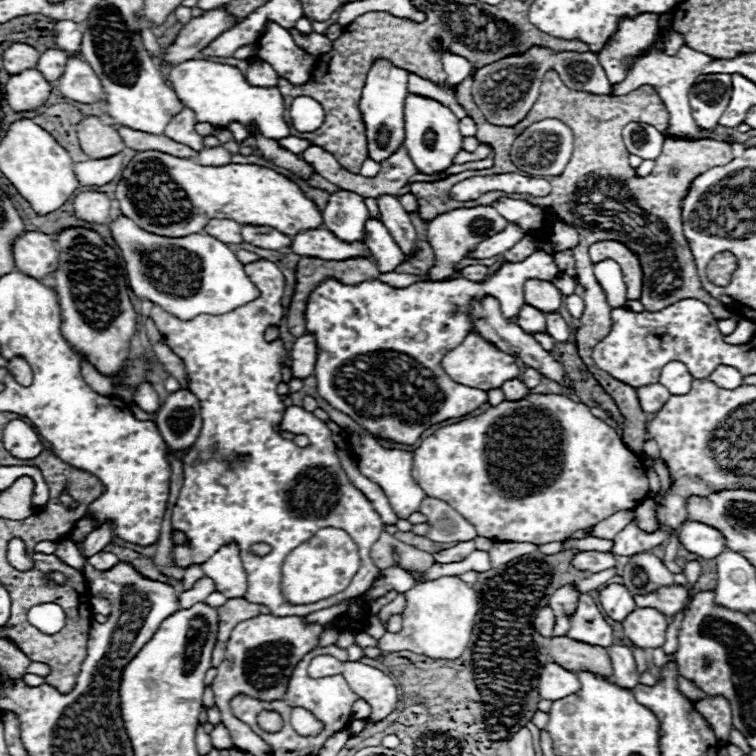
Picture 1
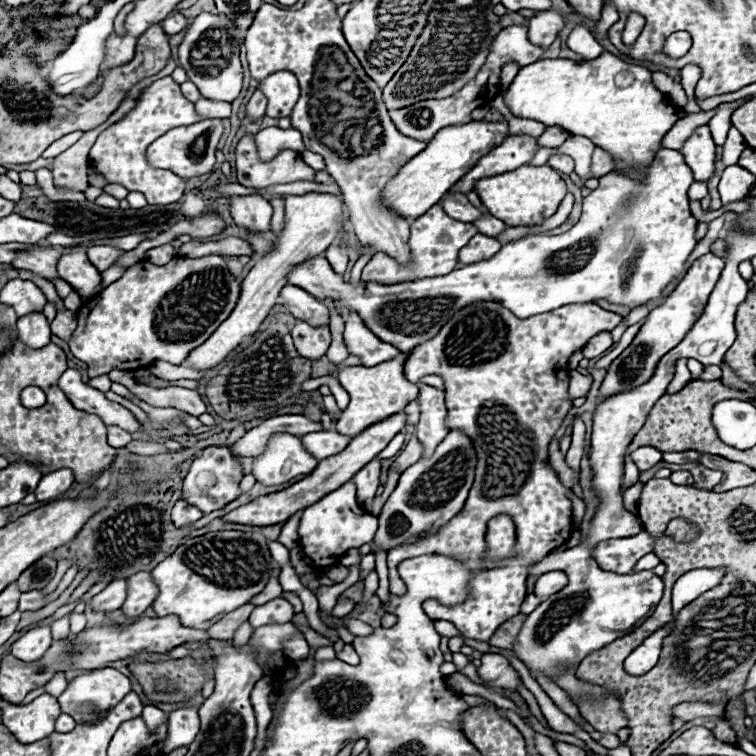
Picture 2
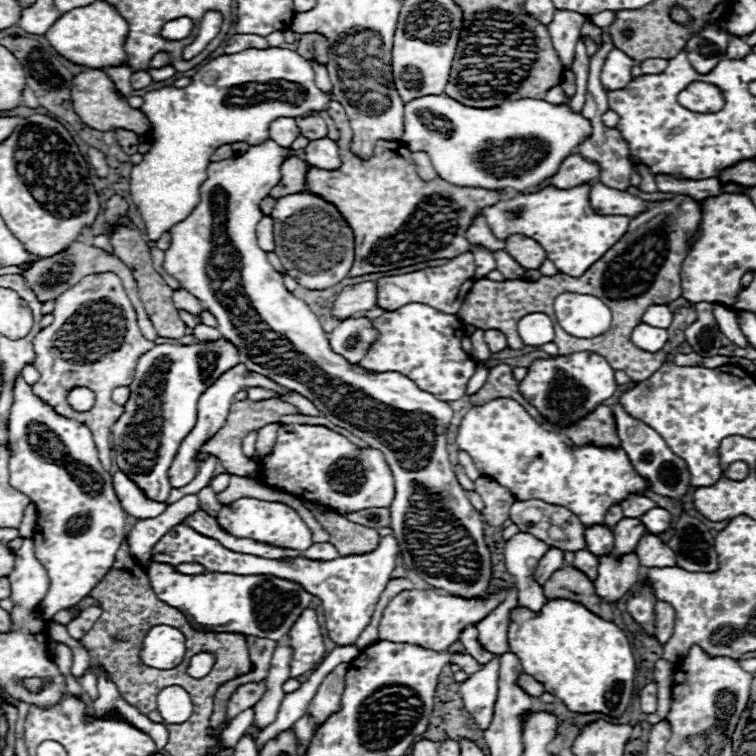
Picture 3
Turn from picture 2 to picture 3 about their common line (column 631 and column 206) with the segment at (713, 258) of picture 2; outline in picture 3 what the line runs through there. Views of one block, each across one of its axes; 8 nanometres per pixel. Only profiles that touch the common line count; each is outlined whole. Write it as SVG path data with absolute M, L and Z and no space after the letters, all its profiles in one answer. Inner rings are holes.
M210 342L210 344L190 344L190 346L172 346L172 344L160 344L154 346L150 352L146 352L138 364L134 382L130 384L130 398L124 404L124 414L118 418L118 422L112 426L112 444L116 452L116 464L118 468L142 490L142 494L148 500L154 502L166 502L170 496L170 480L168 480L168 468L182 444L182 440L192 432L196 424L196 404L198 398L204 394L212 382L218 380L220 374L230 370L230 366L238 364L238 352L228 342Z

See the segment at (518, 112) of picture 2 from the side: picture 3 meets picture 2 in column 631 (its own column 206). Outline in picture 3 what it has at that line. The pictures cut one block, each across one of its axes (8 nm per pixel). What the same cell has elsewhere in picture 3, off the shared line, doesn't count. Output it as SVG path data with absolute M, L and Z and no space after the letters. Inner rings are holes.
M248 48L236 54L224 54L204 64L186 88L160 88L144 96L142 112L150 118L150 150L144 160L132 168L130 174L130 196L146 222L150 240L158 240L176 222L184 220L200 200L198 188L206 180L204 170L210 164L210 156L222 144L248 142L250 146L268 140L270 122L274 118L298 118L308 112L326 110L332 100L314 84L314 70L308 60L288 48Z

